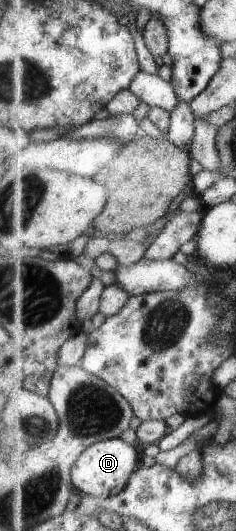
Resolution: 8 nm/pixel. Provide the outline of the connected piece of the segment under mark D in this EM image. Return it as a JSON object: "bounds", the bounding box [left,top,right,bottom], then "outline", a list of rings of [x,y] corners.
{"bounds":[72,439,141,498],"outline":[[[107,439],[93,444],[85,450],[84,454],[74,463],[72,469],[72,482],[75,491],[81,495],[96,498],[117,496],[128,486],[132,475],[141,468],[139,452],[135,444],[127,444],[125,440]]]}

